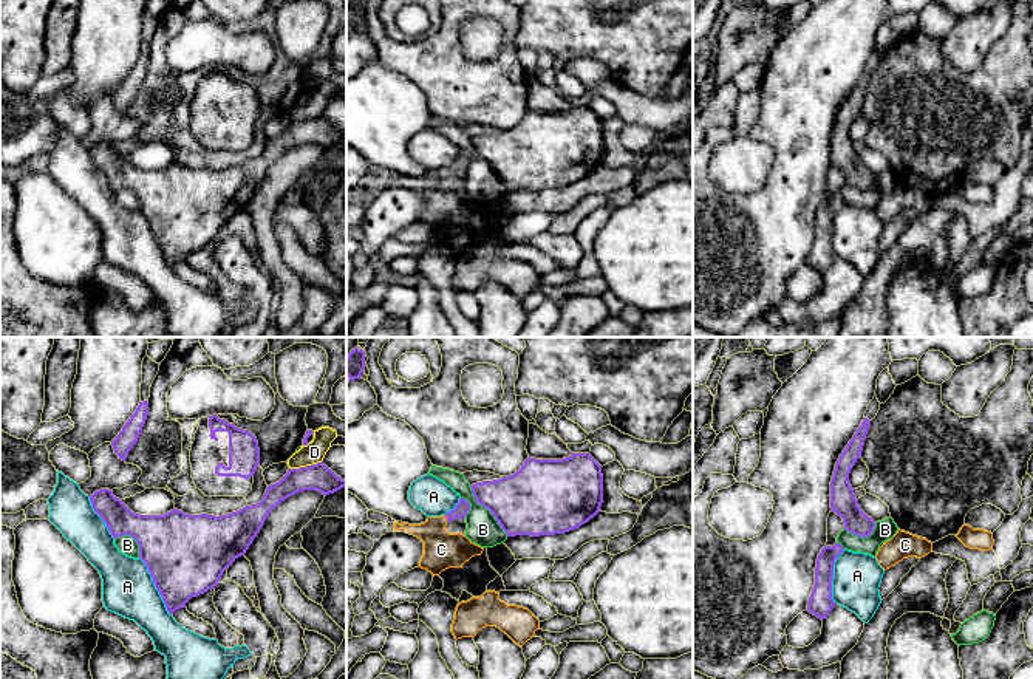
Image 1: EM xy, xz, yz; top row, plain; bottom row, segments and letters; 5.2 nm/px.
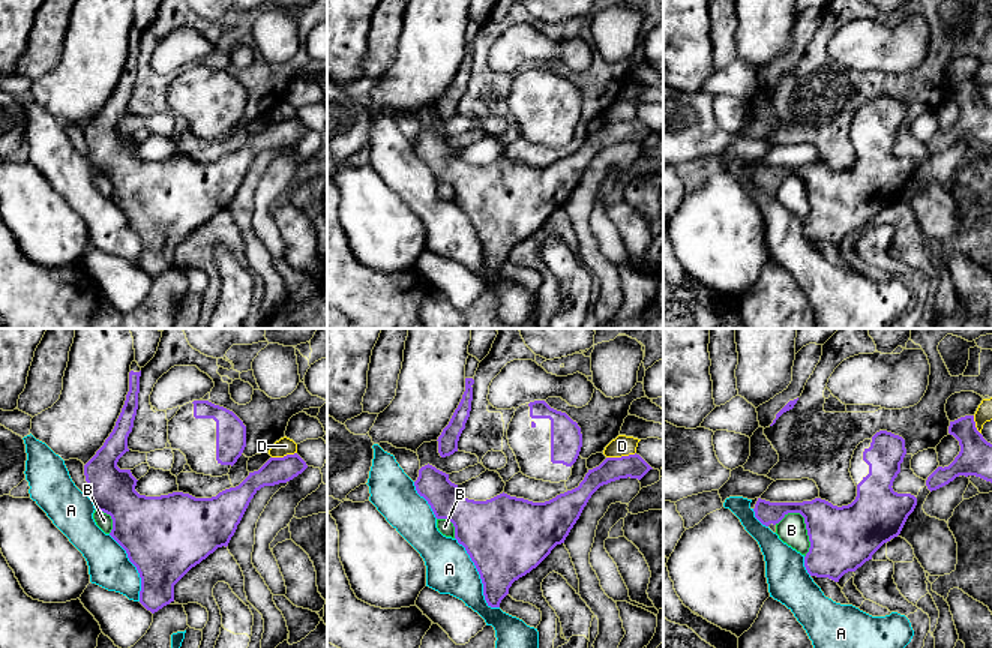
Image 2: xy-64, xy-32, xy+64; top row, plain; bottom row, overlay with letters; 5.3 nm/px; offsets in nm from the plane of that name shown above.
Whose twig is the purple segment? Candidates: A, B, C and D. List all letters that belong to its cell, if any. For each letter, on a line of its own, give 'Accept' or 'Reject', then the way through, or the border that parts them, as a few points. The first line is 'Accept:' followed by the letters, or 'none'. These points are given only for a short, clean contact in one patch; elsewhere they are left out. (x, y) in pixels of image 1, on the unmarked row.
Accept: C
A: Reject
B: Reject
C: Accept. Path across: xz (461, 163), (447, 172), (441, 178), (441, 203)
D: Reject. Boundary: xy (322, 113), (289, 122)

